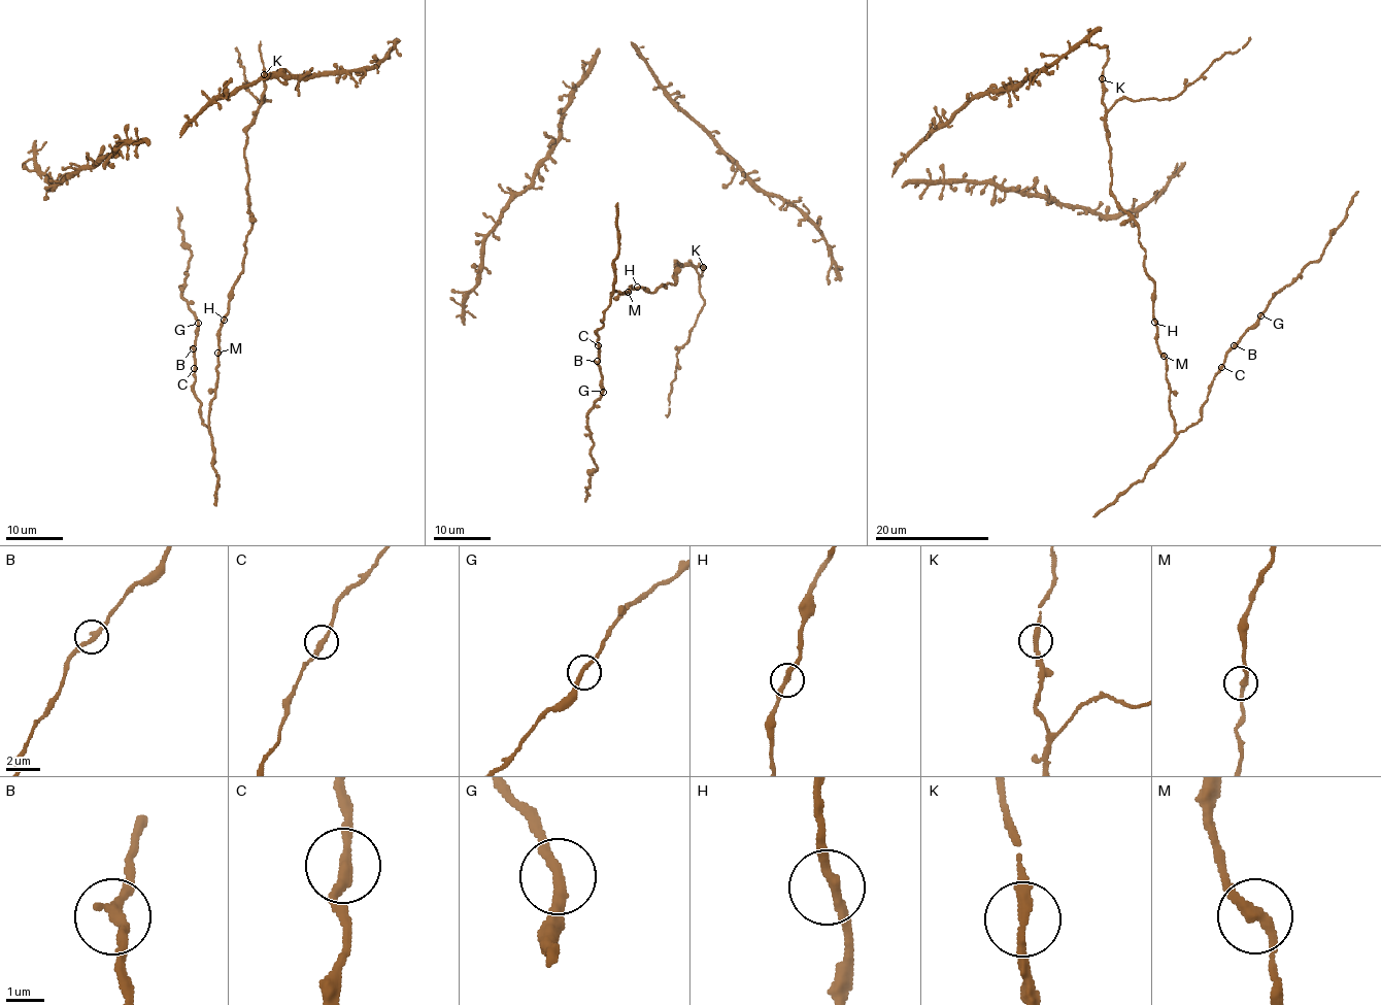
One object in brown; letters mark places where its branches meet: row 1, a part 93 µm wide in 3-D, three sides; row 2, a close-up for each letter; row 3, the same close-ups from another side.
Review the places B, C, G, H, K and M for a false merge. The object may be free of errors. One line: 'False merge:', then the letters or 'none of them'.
False merge: none of them

